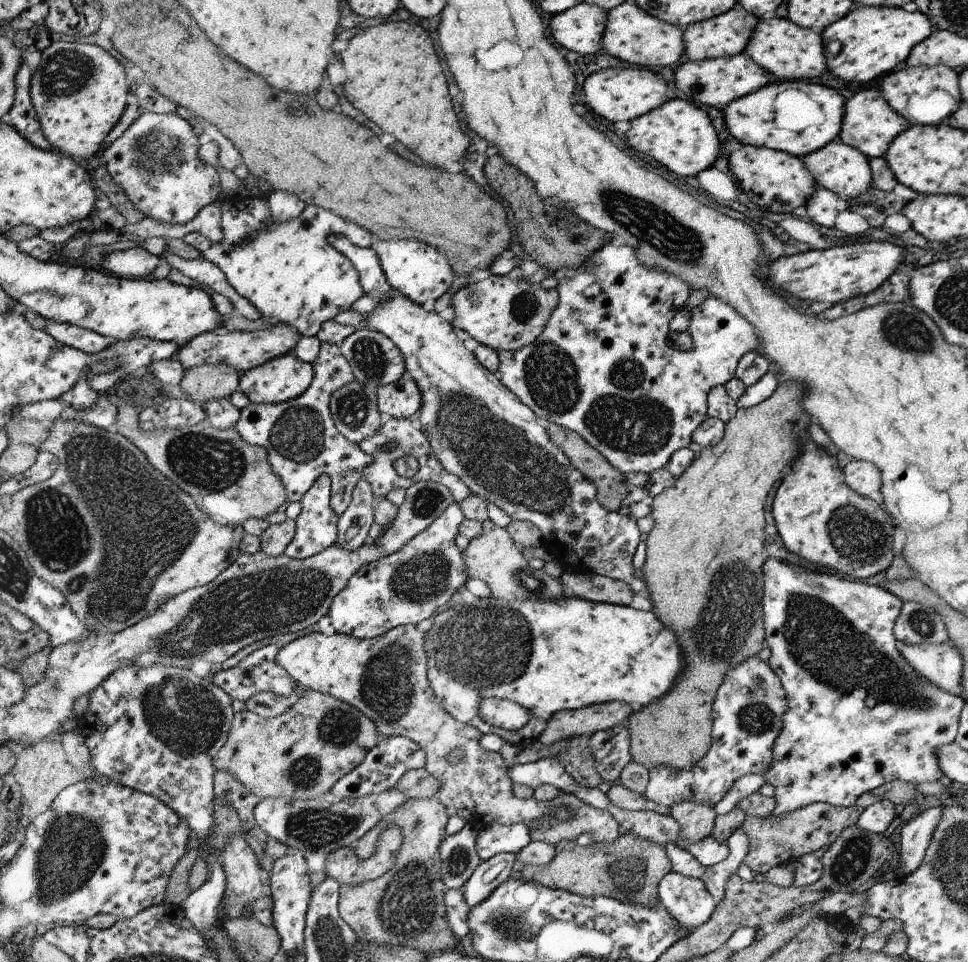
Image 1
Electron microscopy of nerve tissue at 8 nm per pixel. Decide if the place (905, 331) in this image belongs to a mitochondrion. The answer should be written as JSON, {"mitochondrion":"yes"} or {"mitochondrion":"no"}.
{"mitochondrion":"yes"}

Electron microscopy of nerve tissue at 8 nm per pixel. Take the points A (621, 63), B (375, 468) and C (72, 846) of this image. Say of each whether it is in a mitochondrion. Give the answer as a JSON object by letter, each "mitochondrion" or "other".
{"A":"other","B":"other","C":"mitochondrion"}

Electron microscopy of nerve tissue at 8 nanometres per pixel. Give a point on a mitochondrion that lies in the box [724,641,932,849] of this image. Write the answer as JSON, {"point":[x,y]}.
{"point":[756,719]}

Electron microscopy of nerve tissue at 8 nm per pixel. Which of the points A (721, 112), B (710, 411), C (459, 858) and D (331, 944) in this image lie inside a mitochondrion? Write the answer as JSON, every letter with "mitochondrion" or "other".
{"A":"other","B":"other","C":"mitochondrion","D":"mitochondrion"}

